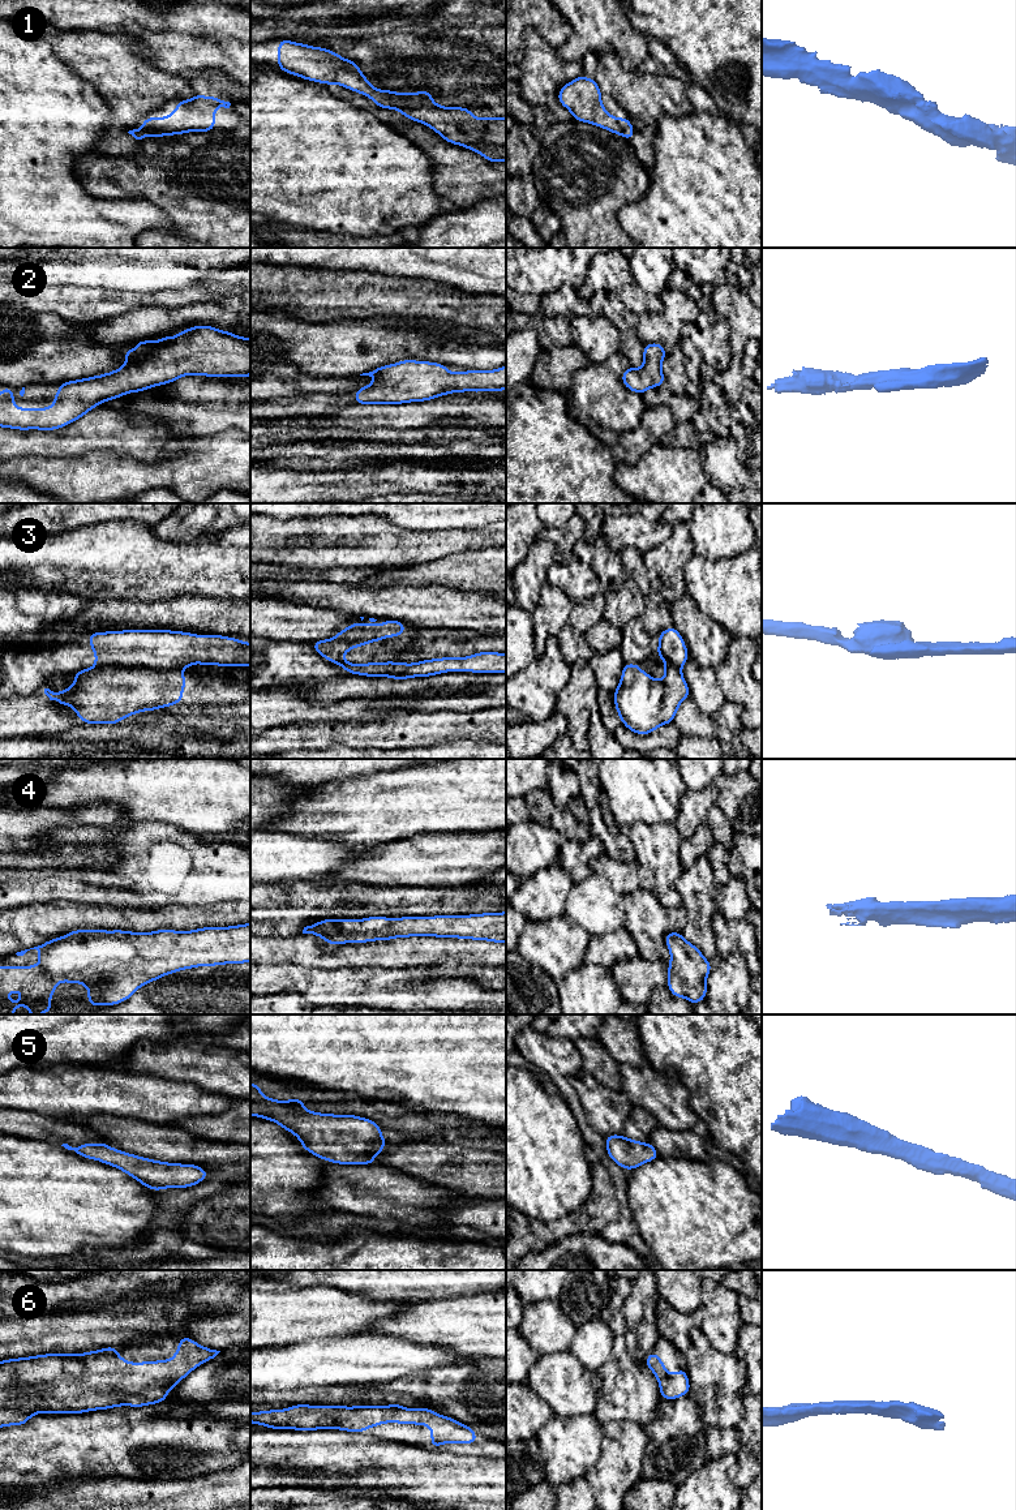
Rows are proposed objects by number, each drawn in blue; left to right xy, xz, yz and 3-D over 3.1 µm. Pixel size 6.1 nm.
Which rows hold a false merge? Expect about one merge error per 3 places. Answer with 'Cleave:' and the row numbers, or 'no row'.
Cleave: 3

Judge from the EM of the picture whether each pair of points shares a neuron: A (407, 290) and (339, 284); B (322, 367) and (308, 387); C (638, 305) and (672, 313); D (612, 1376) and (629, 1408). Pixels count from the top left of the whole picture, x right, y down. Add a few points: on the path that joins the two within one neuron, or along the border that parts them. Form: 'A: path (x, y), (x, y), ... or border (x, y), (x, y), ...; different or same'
A: path (390, 290), (356, 290); same
B: border (288, 361), (312, 376), (347, 376); different
C: border (659, 295), (663, 309), (639, 316); different
D: path (620, 1384), (629, 1393), (629, 1401); same

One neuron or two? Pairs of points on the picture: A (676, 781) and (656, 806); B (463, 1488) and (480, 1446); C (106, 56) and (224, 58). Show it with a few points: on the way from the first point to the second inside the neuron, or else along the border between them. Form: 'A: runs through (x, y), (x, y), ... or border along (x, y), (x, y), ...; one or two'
A: runs through (669, 788), (657, 799); one
B: border along (446, 1450), (454, 1454), (485, 1455), (492, 1459); two
C: border along (149, 60), (159, 68), (176, 74); two

